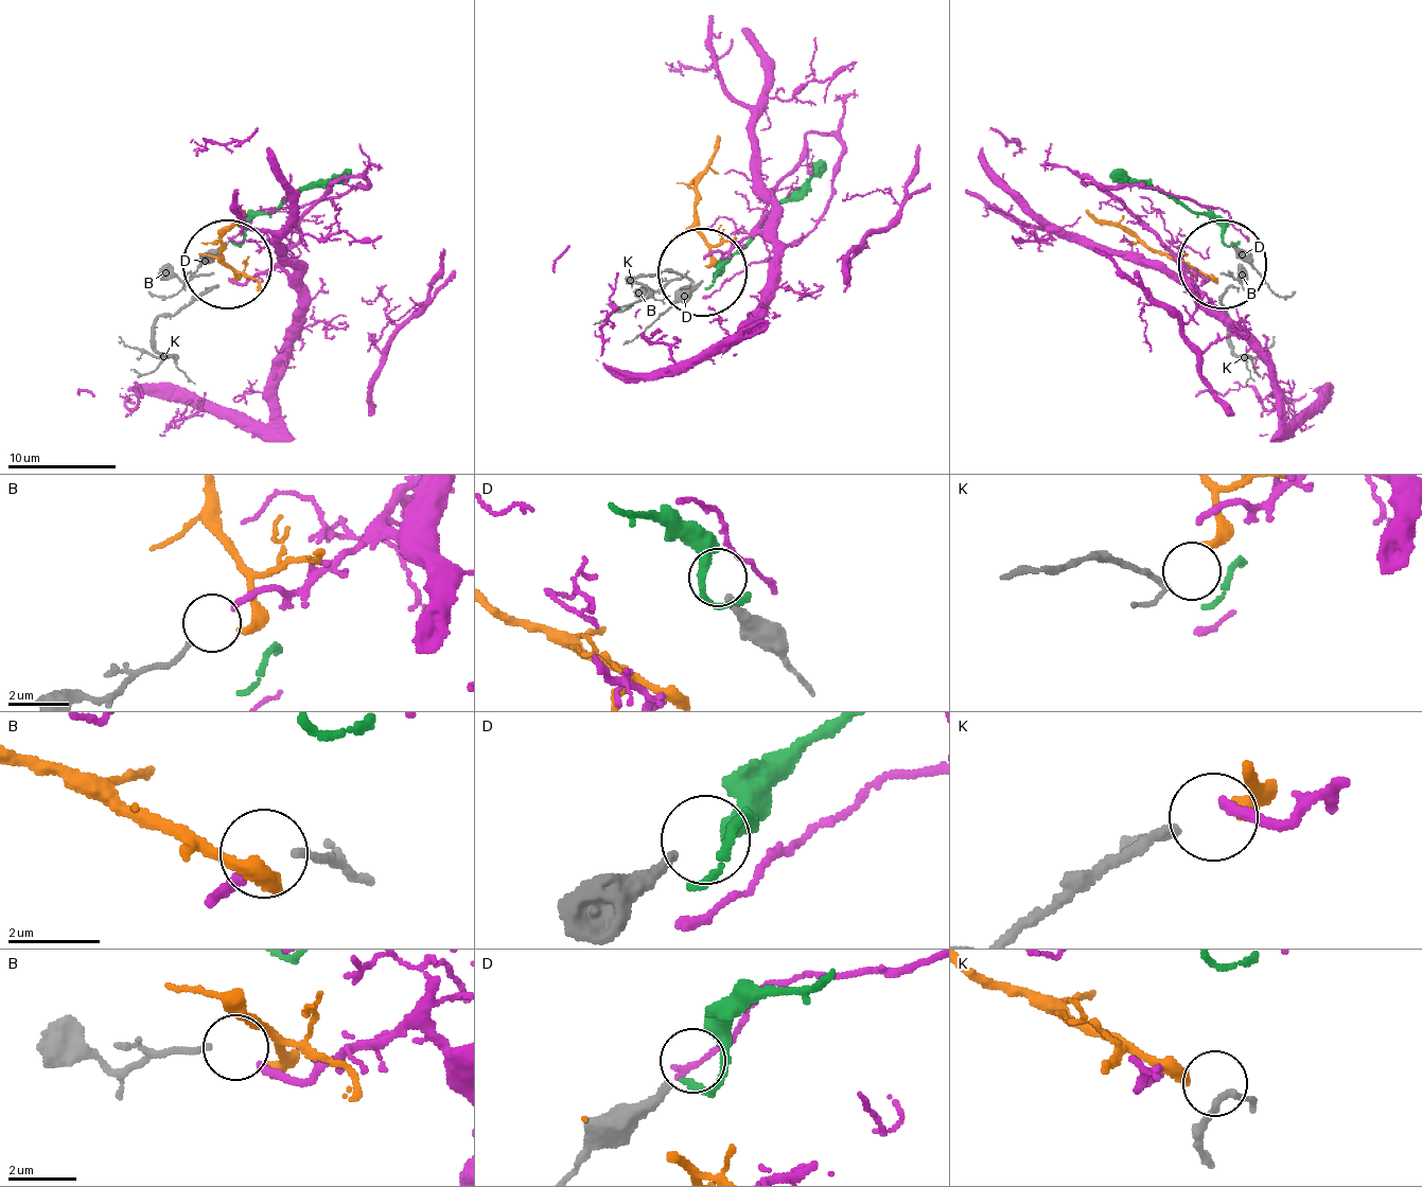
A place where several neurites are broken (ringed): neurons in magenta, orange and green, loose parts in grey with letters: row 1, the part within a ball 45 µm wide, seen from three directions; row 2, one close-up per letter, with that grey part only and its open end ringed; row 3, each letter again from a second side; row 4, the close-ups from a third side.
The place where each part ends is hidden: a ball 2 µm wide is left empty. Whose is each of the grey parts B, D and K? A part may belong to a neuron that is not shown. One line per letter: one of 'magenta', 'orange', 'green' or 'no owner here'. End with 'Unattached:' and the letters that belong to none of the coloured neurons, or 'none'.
B: no owner here
D: no owner here
K: orange
Unattached: B, D

